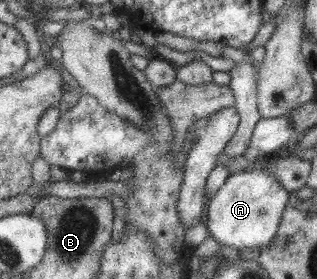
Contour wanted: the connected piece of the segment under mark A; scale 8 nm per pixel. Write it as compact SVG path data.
M265 167L231 173L206 203L205 226L208 235L220 246L233 250L269 248L288 201L285 190L273 173Z

